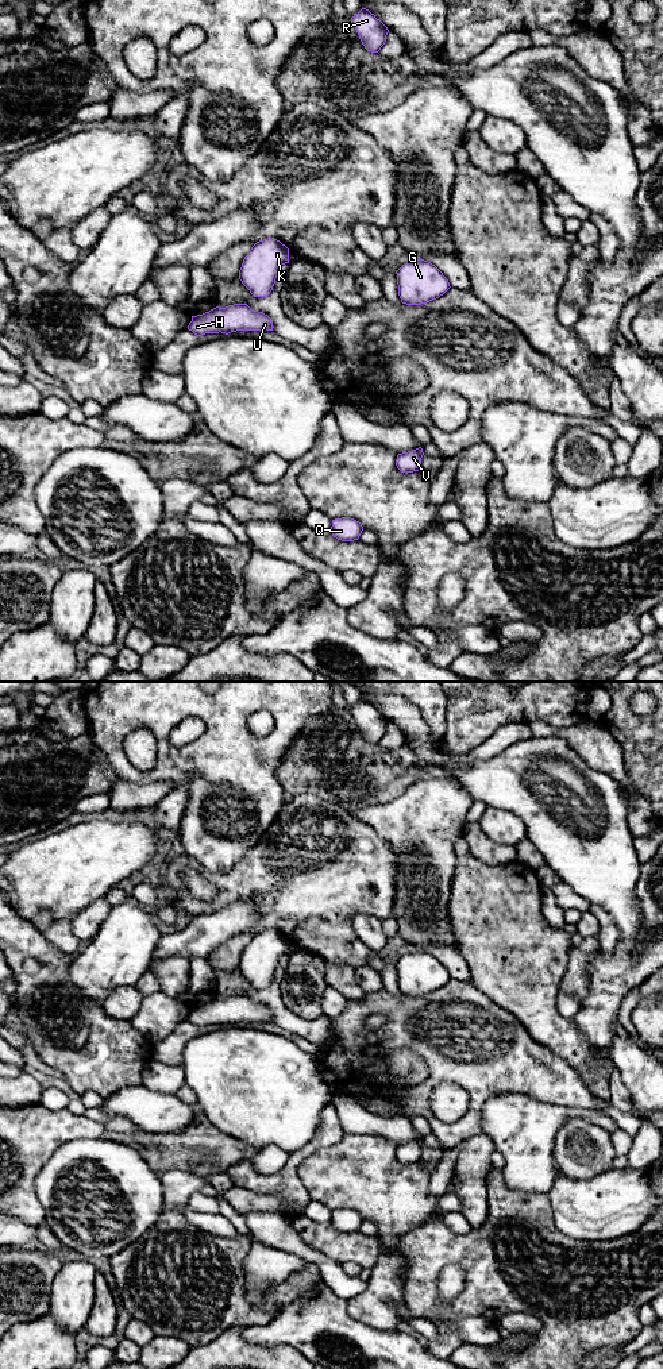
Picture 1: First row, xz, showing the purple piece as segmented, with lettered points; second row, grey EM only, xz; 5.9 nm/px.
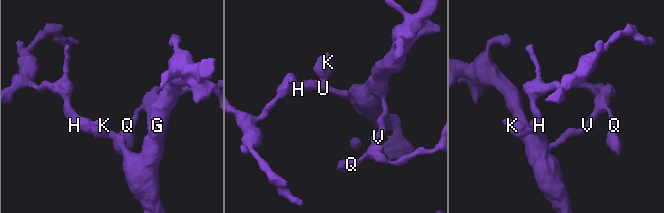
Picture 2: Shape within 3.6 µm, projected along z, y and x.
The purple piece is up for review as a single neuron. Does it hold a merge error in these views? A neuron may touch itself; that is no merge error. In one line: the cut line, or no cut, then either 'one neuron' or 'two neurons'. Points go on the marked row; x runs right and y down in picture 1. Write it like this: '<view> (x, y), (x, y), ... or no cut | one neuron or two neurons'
no cut | one neuron

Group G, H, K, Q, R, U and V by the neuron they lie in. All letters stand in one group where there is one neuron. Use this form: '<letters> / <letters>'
G H K Q R U V

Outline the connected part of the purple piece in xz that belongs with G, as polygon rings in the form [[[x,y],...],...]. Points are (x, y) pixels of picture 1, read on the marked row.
[[[421,258],[402,265],[396,274],[398,296],[401,302],[406,305],[427,304],[451,288],[443,273]]]

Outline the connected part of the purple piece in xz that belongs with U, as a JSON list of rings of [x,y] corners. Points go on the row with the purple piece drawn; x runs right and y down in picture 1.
[[[234,304],[192,316],[188,329],[197,336],[219,332],[228,335],[244,329],[273,331],[273,323],[267,315],[253,311],[247,304]]]

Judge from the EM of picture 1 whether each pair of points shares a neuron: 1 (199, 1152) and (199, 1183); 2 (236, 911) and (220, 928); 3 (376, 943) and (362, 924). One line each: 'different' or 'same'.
1: different
2: same
3: same

